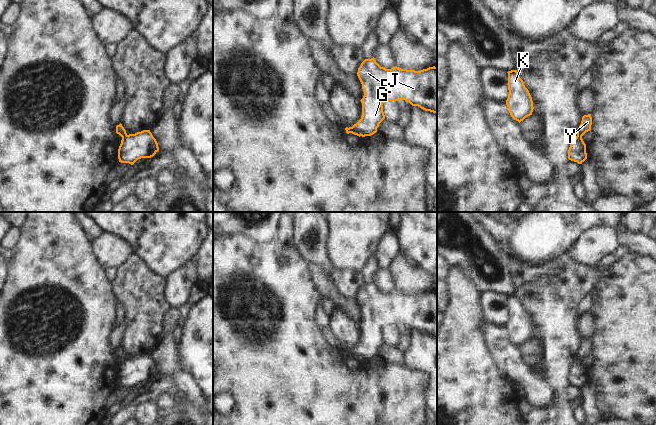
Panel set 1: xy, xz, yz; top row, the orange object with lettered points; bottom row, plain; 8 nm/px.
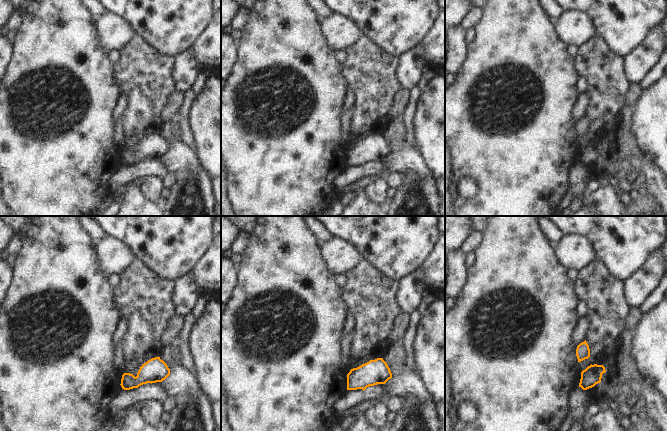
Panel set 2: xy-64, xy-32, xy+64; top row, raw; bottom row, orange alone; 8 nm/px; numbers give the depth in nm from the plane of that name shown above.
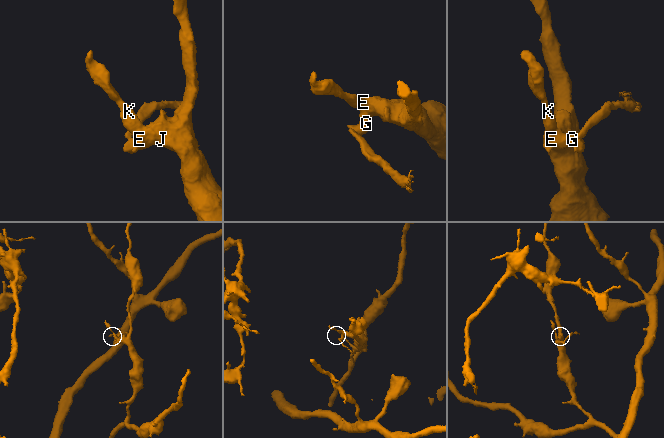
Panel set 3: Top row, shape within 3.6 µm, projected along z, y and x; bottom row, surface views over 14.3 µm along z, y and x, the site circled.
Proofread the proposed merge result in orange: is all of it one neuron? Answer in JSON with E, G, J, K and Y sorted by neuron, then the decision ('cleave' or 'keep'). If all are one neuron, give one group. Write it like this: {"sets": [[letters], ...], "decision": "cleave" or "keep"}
{"sets": [["E", "G", "J", "K"], ["Y"]], "decision": "cleave"}

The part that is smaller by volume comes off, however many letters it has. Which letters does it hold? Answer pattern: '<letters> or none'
Y

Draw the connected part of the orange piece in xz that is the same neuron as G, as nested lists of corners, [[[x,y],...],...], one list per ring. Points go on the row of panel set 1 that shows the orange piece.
[[[375,58],[365,59],[358,68],[357,76],[362,84],[364,96],[361,119],[349,127],[350,133],[357,136],[371,136],[377,132],[379,124],[385,119],[383,103],[385,101],[408,101],[412,106],[418,106],[425,111],[437,114],[437,67],[429,67],[420,71],[393,67],[381,67]]]

